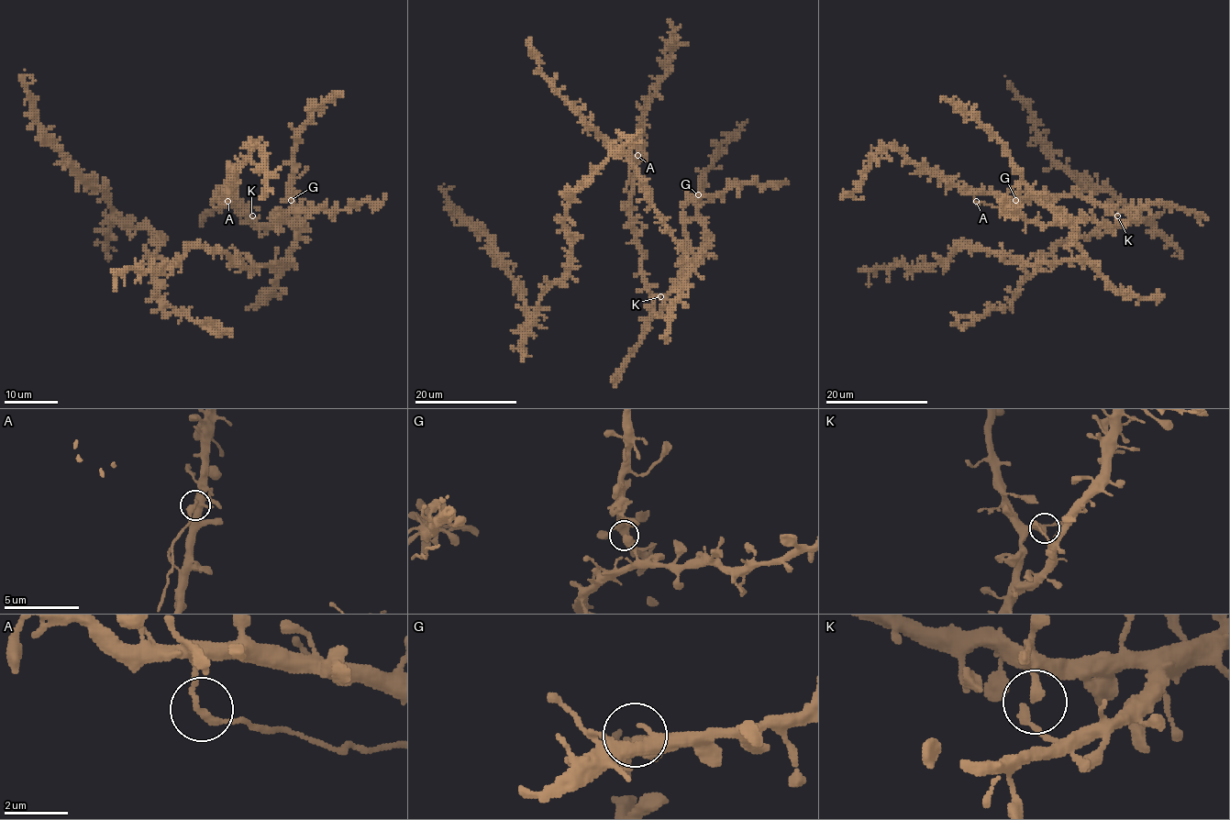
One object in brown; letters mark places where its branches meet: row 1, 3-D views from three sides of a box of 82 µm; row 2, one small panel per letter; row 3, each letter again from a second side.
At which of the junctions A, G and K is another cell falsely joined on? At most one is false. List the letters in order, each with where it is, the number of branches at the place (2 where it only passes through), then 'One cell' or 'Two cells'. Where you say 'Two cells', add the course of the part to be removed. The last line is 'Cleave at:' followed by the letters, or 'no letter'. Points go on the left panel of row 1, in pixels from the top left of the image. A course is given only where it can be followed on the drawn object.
A: Place: (227, 201). Branches: 2. Two cells. Course of the part to remove: (227, 201), (214, 208)
G: Place: (291, 200). Branches: 2. One cell
K: Place: (252, 216). Branches: 2. One cell
Cleave at: A

